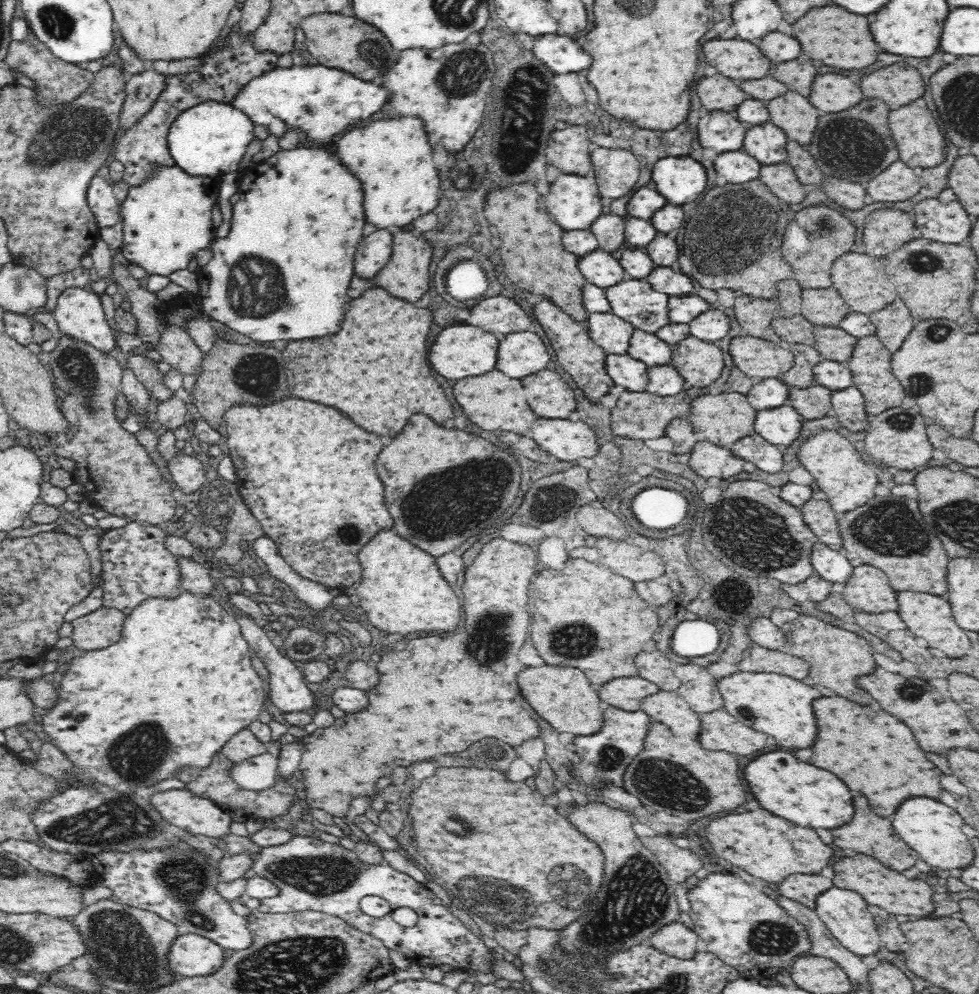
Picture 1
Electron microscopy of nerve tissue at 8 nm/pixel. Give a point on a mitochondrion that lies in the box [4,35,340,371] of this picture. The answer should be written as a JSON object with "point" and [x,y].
{"point":[59,143]}

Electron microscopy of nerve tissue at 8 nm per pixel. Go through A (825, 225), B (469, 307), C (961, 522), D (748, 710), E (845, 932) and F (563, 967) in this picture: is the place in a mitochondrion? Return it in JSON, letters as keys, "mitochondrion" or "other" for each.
{"A":"mitochondrion","B":"other","C":"mitochondrion","D":"mitochondrion","E":"other","F":"mitochondrion"}

